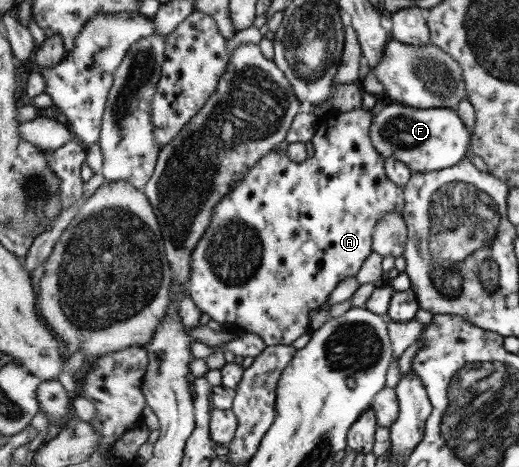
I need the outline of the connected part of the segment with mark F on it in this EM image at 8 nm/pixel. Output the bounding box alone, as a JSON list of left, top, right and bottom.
[370,102,474,172]

